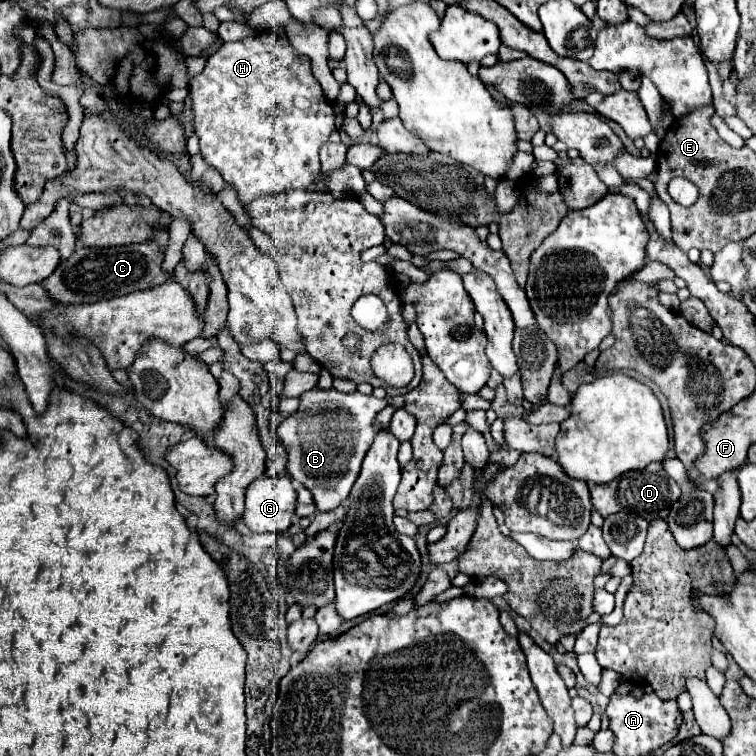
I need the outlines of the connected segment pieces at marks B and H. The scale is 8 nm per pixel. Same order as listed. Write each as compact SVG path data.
M313 387L299 397L299 409L279 423L279 441L287 449L289 477L313 493L317 511L339 507L359 475L361 461L375 437L375 415L387 405L385 399L359 391L341 393L337 389Z
M283 27L235 43L223 43L217 53L207 59L205 69L191 79L189 97L201 155L221 173L225 183L237 191L241 205L247 205L265 193L307 189L319 175L319 149L335 131L335 109L325 99L319 81L313 77L309 57L291 47Z

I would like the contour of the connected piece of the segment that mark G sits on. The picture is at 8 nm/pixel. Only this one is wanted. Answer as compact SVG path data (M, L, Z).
M287 475L259 477L247 487L243 521L253 533L279 533L291 525L295 489Z

